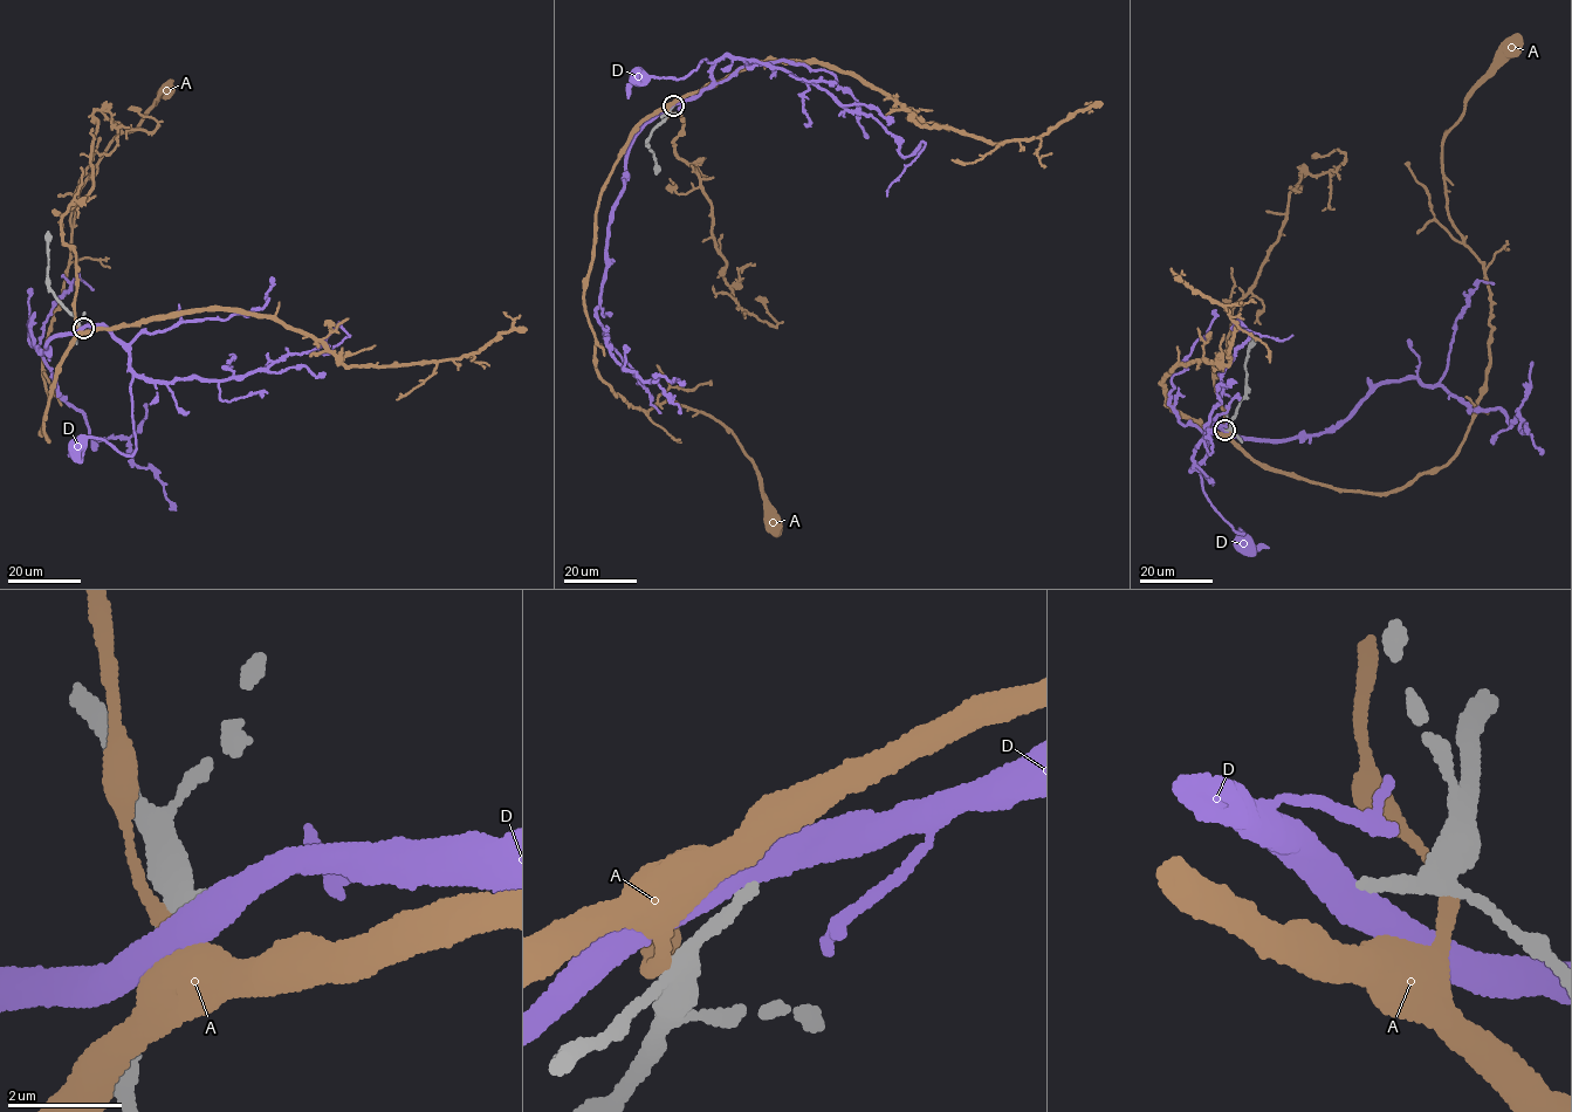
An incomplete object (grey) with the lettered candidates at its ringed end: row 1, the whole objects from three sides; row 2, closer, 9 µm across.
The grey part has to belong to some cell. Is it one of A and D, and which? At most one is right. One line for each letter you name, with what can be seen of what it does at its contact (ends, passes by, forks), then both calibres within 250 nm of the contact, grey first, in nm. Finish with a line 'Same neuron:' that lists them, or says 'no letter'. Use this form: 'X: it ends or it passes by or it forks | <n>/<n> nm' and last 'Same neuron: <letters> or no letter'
Same neuron: no letter

